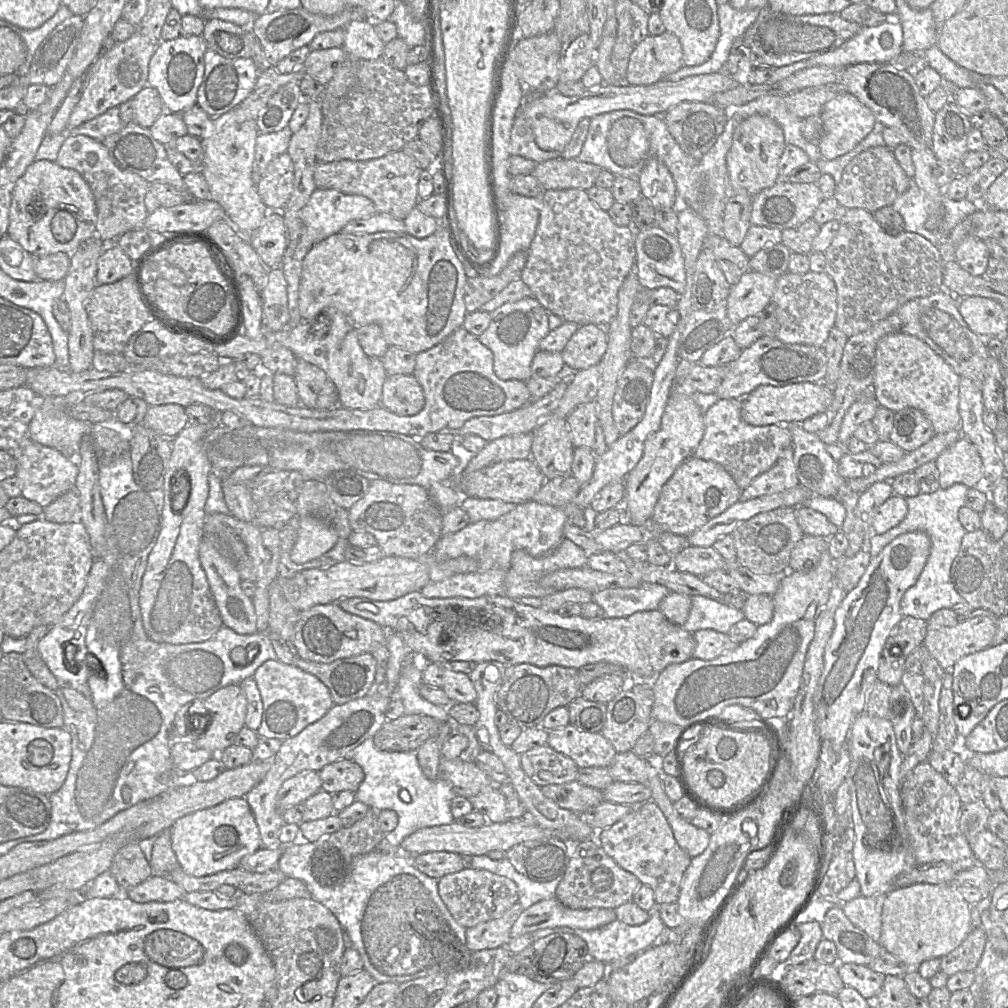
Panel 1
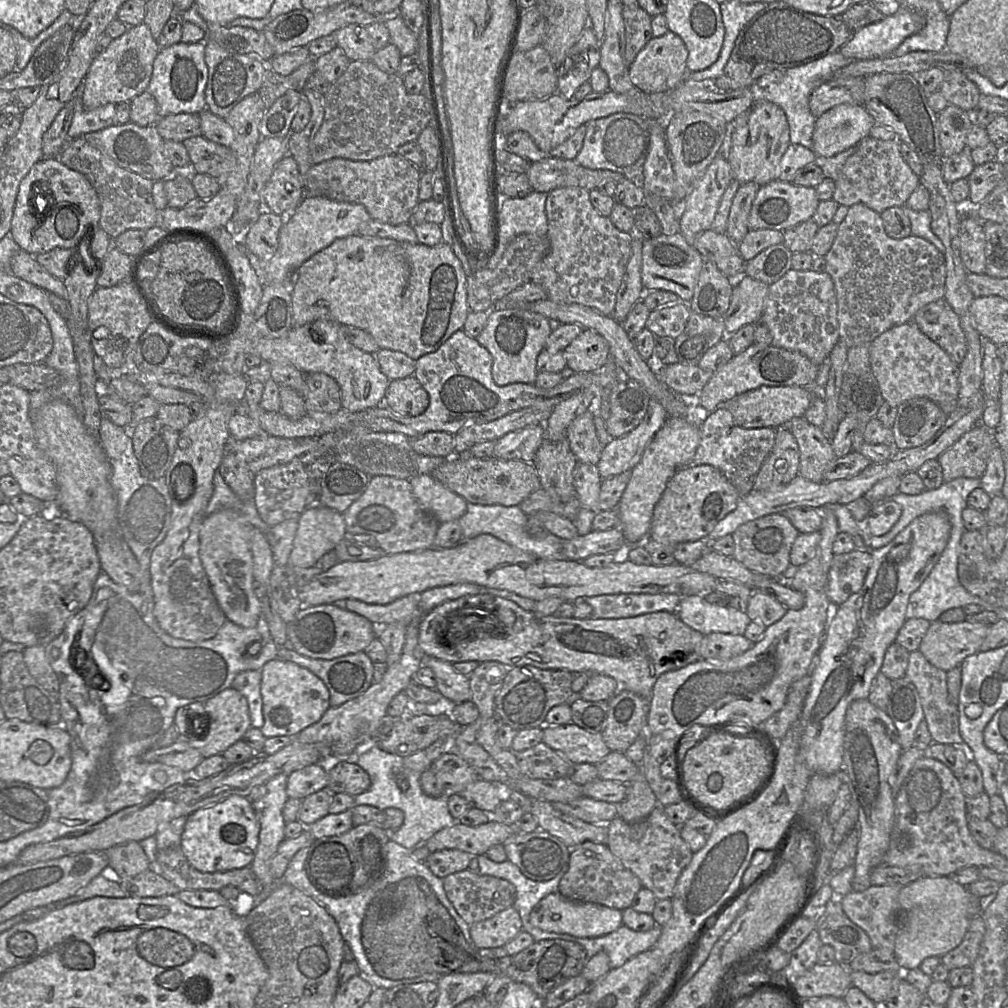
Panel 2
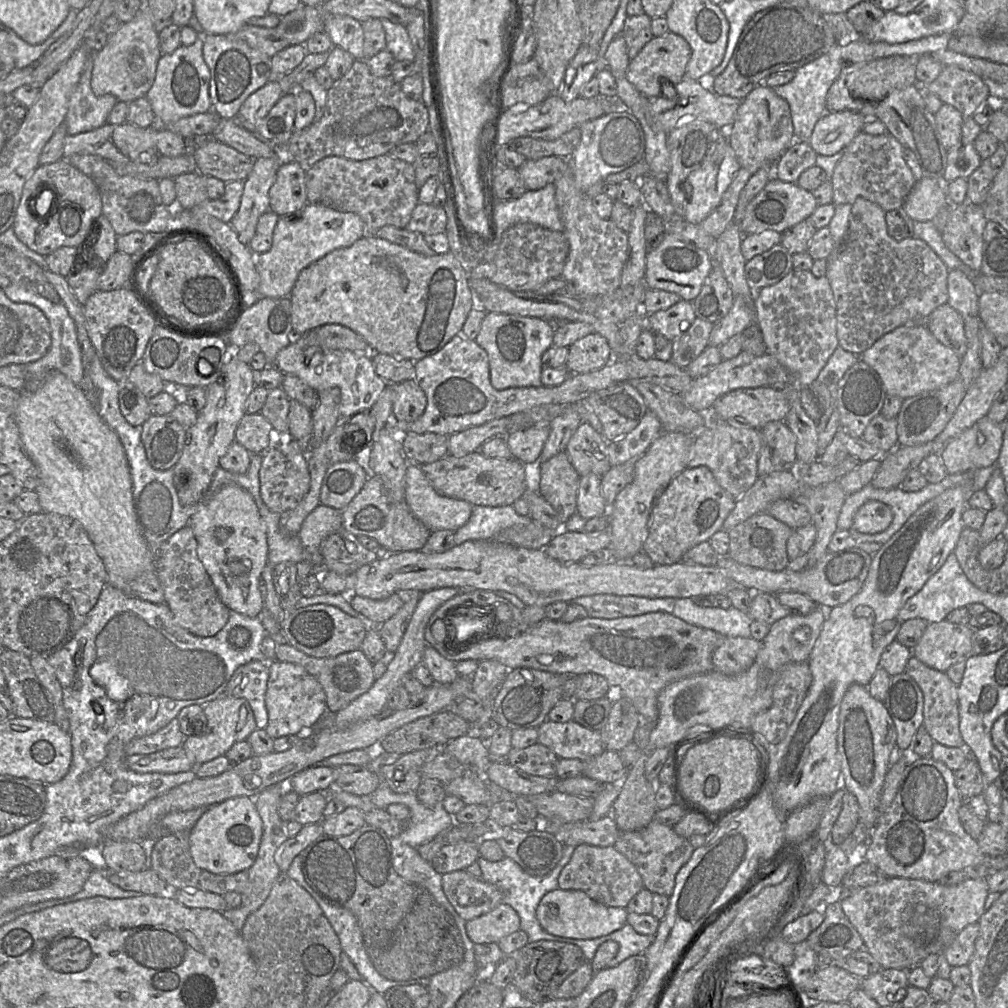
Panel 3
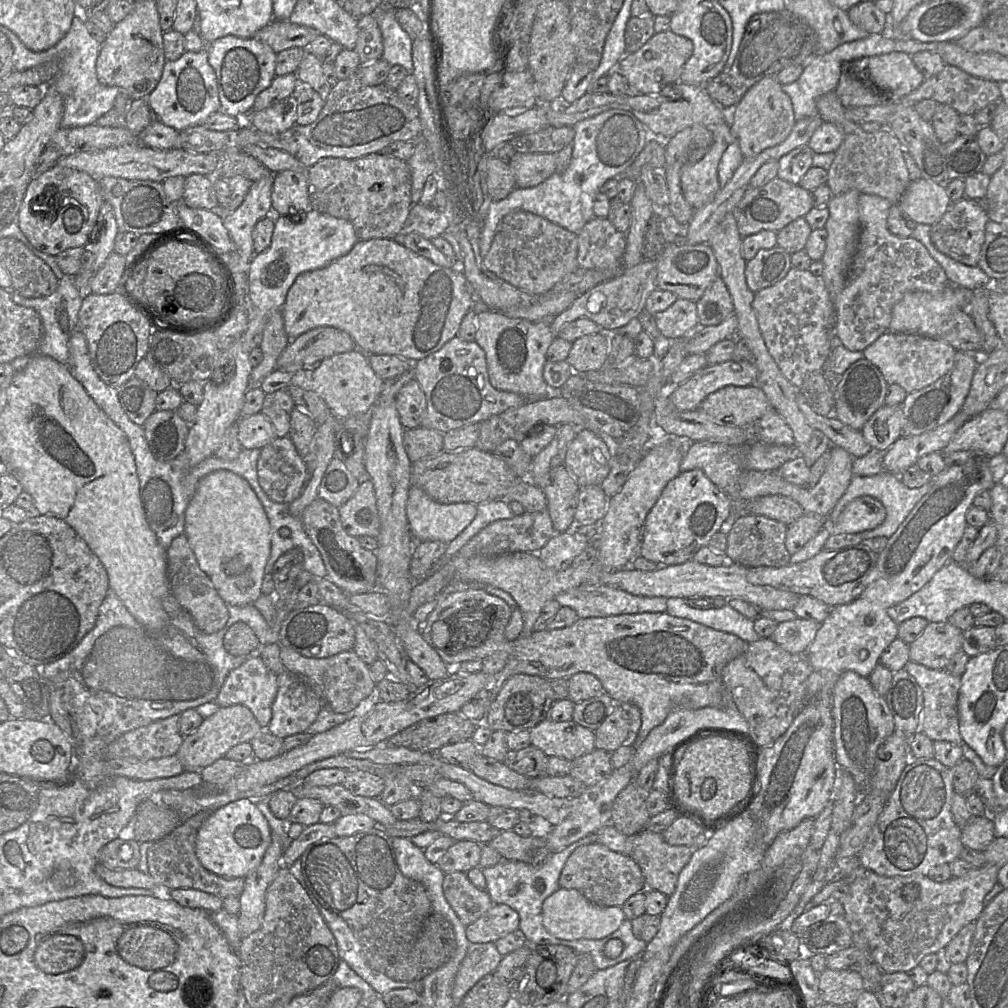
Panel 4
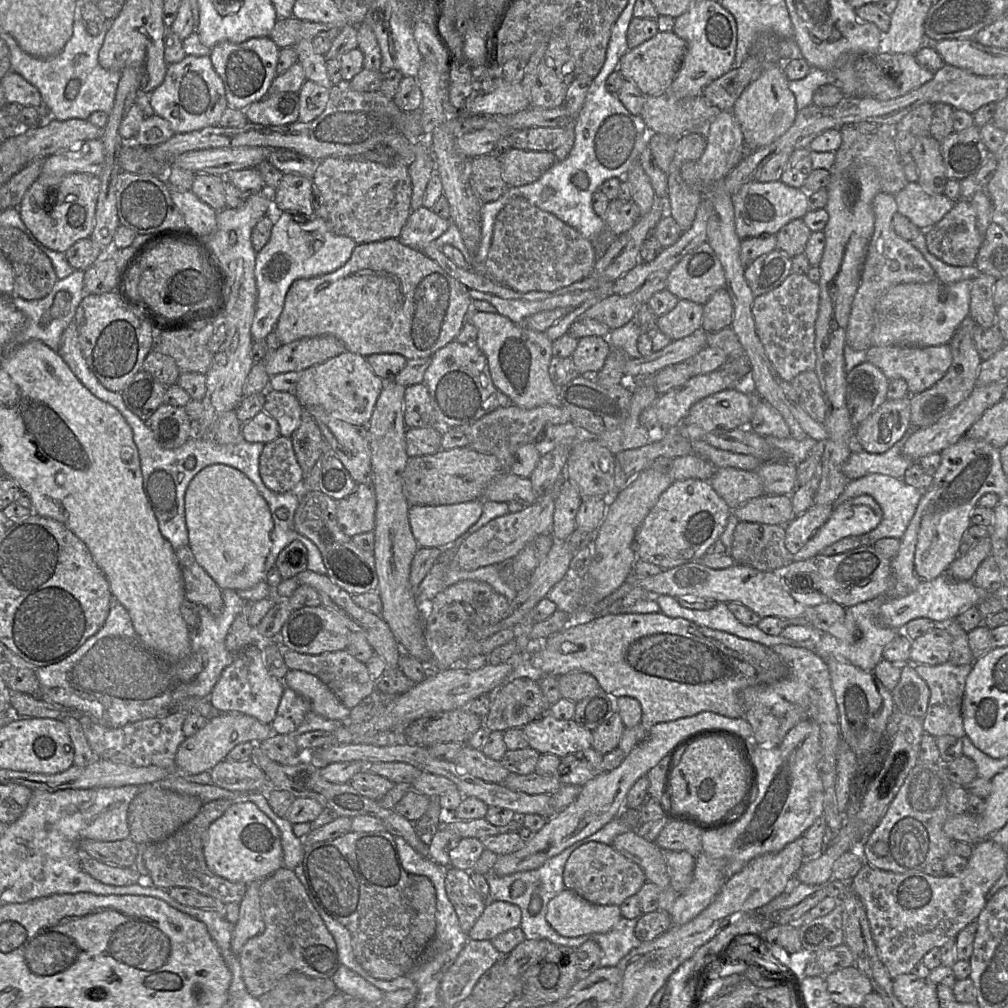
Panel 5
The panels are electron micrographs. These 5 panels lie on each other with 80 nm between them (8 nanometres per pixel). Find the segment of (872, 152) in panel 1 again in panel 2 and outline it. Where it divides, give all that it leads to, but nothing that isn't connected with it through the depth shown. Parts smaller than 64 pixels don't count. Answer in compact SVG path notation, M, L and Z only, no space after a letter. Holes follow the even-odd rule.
M869 135L864 138L841 169L835 181L832 199L838 205L847 207L861 203L879 214L888 208L905 205L909 196L920 184L920 177L904 161L899 150L899 142L899 140L880 140Z

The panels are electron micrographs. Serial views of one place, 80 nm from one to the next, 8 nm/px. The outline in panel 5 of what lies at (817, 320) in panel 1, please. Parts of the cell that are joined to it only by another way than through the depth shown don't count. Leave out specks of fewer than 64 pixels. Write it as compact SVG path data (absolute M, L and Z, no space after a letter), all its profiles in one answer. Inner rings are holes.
M791 272L779 286L754 299L752 311L758 336L783 380L791 382L799 373L815 369L815 322L819 297L818 283L812 282L807 274Z

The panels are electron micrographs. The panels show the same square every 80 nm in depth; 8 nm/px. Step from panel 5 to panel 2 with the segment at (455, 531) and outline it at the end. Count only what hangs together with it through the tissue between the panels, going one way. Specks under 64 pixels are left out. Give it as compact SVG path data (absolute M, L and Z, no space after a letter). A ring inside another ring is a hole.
M431 474L418 475L409 481L421 507L439 523L459 520L466 512L468 502Z

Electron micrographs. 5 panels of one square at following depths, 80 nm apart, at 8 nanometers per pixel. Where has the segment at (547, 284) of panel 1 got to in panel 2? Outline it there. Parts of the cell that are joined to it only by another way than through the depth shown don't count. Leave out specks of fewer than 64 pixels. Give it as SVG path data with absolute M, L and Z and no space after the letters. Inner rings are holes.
M577 186L547 193L545 212L550 251L533 269L530 282L540 285L547 299L555 303L579 304L612 316L634 232L620 231L609 217L600 215L590 201L589 191Z

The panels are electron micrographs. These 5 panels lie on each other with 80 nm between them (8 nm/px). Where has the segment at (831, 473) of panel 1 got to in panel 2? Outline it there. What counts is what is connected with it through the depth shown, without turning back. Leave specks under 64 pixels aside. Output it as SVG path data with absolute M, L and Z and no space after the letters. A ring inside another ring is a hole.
M804 416L793 418L787 427L799 447L798 475L814 483L824 482L824 470L836 458L832 440L827 439L821 428L809 423Z

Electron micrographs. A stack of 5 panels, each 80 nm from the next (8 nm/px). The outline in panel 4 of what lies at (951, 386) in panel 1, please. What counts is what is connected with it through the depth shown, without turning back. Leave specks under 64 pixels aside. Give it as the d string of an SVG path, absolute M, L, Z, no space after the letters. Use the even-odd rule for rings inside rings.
M887 331L863 353L864 358L880 370L888 384L898 384L910 394L935 383L948 373L954 365L956 351L940 338Z

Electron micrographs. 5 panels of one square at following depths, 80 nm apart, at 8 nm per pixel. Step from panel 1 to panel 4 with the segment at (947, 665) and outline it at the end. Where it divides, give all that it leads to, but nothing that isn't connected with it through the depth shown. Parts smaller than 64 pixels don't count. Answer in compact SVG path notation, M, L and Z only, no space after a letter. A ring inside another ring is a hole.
M949 622L931 623L909 645L910 660L934 670L945 670L955 654L962 649L963 631Z

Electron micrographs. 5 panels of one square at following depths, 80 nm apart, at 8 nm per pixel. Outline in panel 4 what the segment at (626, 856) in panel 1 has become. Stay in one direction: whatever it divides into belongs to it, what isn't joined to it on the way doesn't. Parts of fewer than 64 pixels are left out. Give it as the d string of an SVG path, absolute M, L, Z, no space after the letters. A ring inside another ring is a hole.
M647 829L627 836L626 855L640 867L646 887L667 897L674 892L679 873L693 851L693 847L669 845L661 833Z

